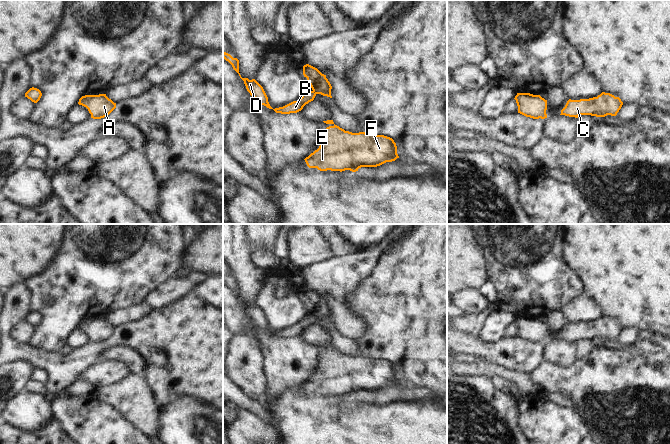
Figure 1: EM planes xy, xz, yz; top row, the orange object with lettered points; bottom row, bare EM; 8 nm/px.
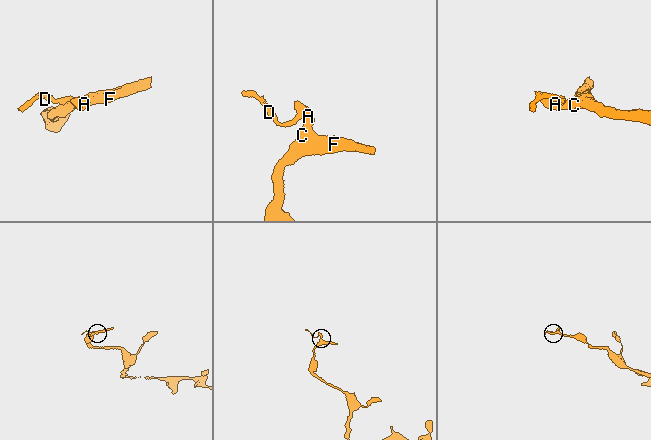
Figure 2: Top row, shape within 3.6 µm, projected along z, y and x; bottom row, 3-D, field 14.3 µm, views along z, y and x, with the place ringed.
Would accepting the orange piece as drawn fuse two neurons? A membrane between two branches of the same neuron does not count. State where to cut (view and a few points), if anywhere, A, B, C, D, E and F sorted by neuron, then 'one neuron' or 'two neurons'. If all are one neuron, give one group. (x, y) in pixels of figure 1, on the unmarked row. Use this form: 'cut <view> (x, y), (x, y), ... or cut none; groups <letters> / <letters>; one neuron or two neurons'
cut xy (92, 319), (85, 330); groups A C E F / B D; two neurons

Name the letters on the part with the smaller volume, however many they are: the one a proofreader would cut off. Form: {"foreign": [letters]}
{"foreign": ["B", "D"]}

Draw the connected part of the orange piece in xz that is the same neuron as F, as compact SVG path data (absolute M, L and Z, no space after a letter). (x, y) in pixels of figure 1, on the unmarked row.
M333 344L323 346L330 350L322 358L319 372L304 383L309 392L356 396L361 391L377 391L399 382L396 367L390 361L365 356L352 357L335 349Z

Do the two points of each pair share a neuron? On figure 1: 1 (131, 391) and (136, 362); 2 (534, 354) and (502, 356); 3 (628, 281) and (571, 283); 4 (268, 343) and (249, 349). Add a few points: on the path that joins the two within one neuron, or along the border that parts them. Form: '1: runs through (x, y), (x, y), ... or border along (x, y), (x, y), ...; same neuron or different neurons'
1: border along (132, 373), (146, 377); different neurons
2: runs through (526, 355), (510, 355); same neuron
3: border along (566, 265), (580, 280), (584, 294); different neurons
4: border along (241, 333), (253, 335), (259, 341), (266, 369); different neurons

